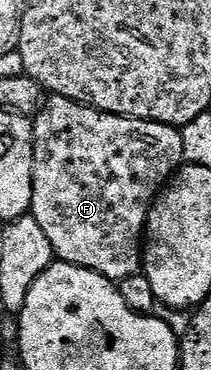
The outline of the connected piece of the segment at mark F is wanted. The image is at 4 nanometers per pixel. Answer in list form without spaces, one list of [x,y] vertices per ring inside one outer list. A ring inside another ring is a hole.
[[[50,95],[32,117],[33,141],[35,142],[35,170],[33,171],[33,206],[31,214],[43,226],[43,234],[51,238],[53,255],[58,261],[74,264],[80,268],[89,268],[100,276],[112,280],[135,276],[143,268],[143,233],[145,221],[149,219],[149,205],[157,199],[158,192],[169,183],[174,172],[185,160],[181,133],[172,124],[160,124],[150,120],[132,120],[129,116],[116,116],[110,112],[100,112],[88,104],[80,104],[71,98]]]

